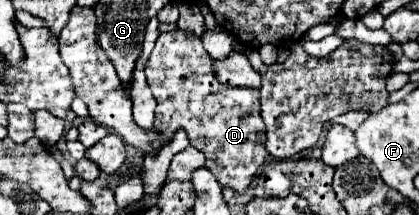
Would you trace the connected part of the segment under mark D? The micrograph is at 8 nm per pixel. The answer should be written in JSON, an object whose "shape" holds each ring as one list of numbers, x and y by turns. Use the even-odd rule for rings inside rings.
{"shape":[[182,29,170,31,170,33,160,33,156,39,156,45,144,65,146,81,148,87,152,89,154,99,158,101,156,105,156,121,154,127,158,133,162,133,164,141,172,141,178,129,184,129,188,135,188,141,192,147,202,151,206,155,206,167,210,173,214,173,216,181,222,187,232,187,236,193,244,193,252,179,258,175,258,169,270,159,264,141,266,141,266,131,264,131,264,121,260,117,260,91,258,89,242,89,242,87,228,87,222,85,216,79,216,73,212,69,212,57,204,51,202,41]]}

